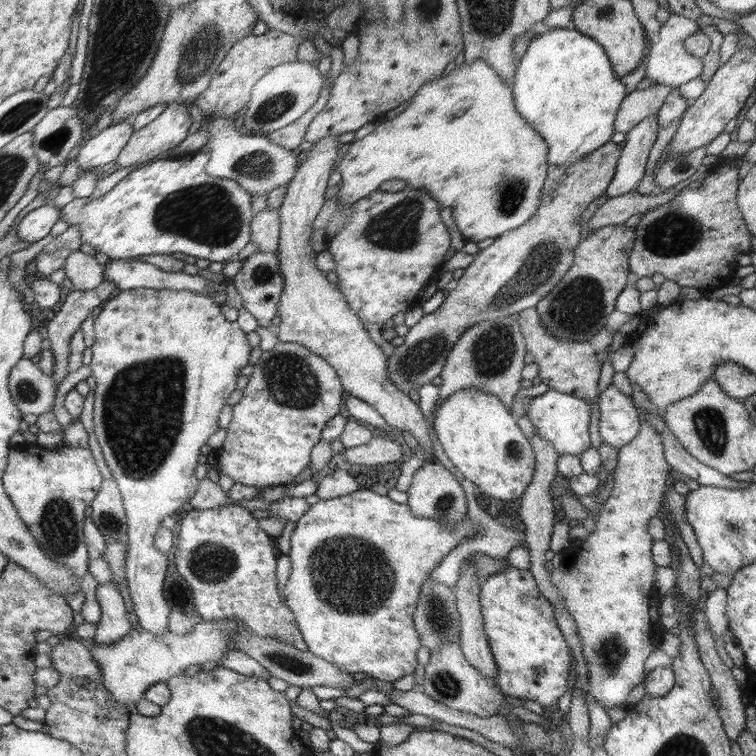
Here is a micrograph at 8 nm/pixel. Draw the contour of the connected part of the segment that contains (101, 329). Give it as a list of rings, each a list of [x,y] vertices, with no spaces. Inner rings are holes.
[[[132,289],[121,291],[118,296],[110,299],[103,307],[102,312],[95,318],[93,327],[95,328],[95,341],[91,346],[93,357],[90,364],[92,369],[91,375],[96,381],[94,388],[94,405],[93,420],[95,424],[95,434],[102,447],[103,456],[106,465],[112,471],[112,478],[118,482],[120,490],[122,490],[122,498],[125,500],[126,519],[129,520],[129,536],[128,552],[126,557],[126,575],[128,582],[128,590],[130,600],[134,605],[134,611],[138,617],[139,624],[144,631],[150,631],[155,635],[163,635],[169,631],[168,622],[170,622],[171,609],[166,603],[164,591],[164,578],[166,578],[167,559],[164,552],[154,548],[154,535],[158,533],[161,522],[167,516],[175,516],[182,510],[183,504],[188,503],[198,491],[198,480],[194,473],[198,467],[198,458],[200,458],[200,448],[206,446],[208,438],[220,428],[219,418],[222,409],[228,404],[230,394],[236,390],[236,380],[238,380],[238,372],[240,368],[244,368],[248,364],[250,358],[250,344],[246,340],[246,334],[238,328],[236,321],[226,320],[220,312],[220,308],[214,304],[212,297],[202,296],[202,293],[195,293],[189,290],[154,290],[154,289]]]

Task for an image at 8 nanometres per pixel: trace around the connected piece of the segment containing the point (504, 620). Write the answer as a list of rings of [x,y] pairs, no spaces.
[[[508,566],[480,585],[483,625],[499,672],[501,692],[534,700],[544,708],[556,704],[568,692],[570,648],[557,625],[556,611],[538,590],[532,571]]]

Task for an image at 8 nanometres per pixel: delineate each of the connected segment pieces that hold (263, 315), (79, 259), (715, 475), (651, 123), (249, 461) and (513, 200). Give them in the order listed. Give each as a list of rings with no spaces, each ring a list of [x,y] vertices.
[[[271,252],[250,255],[243,260],[242,268],[232,277],[232,282],[243,300],[243,307],[257,319],[257,326],[267,328],[277,316],[277,302],[285,290],[277,255]]]
[[[80,249],[69,254],[63,269],[72,281],[74,291],[87,291],[105,281],[105,266],[98,264],[94,255],[85,254]]]
[[[653,410],[648,420],[663,438],[665,459],[670,468],[696,480],[701,486],[717,486],[729,490],[742,491],[748,489],[753,483],[736,482],[730,476],[725,476],[712,468],[696,461],[682,446],[682,443],[673,435],[673,432],[665,425],[663,413]]]
[[[656,114],[650,115],[648,119],[638,123],[632,131],[626,134],[626,144],[619,158],[617,172],[604,196],[611,199],[636,190],[644,176],[646,162],[648,162],[648,156],[656,142],[658,132]]]
[[[278,342],[272,350],[264,351],[258,362],[251,367],[248,372],[250,374],[249,383],[243,390],[243,397],[239,403],[233,406],[233,419],[228,427],[228,432],[223,445],[218,449],[217,468],[216,471],[221,475],[232,478],[234,483],[246,486],[255,486],[257,489],[276,486],[276,484],[288,485],[292,480],[306,470],[306,466],[310,464],[310,450],[321,441],[321,434],[326,428],[326,422],[329,422],[340,412],[340,404],[342,404],[342,384],[340,384],[340,376],[337,369],[326,359],[314,354],[305,346],[294,342]]]
[[[475,61],[470,65],[461,64],[445,75],[439,76],[430,82],[427,82],[411,98],[410,106],[392,120],[378,121],[376,129],[368,134],[365,138],[354,140],[351,143],[349,154],[345,160],[337,166],[338,172],[342,176],[342,187],[339,190],[339,204],[356,204],[361,198],[368,197],[370,193],[379,190],[379,186],[387,180],[403,180],[407,182],[408,187],[421,189],[423,192],[430,192],[432,198],[437,198],[438,202],[446,208],[451,208],[455,224],[460,230],[466,241],[480,242],[486,238],[498,238],[501,234],[521,228],[526,222],[530,221],[537,214],[539,206],[542,205],[542,192],[545,188],[545,181],[549,172],[549,145],[537,134],[534,128],[522,118],[521,113],[517,110],[517,105],[513,101],[513,87],[505,85],[505,79],[500,77],[490,64],[484,61]]]

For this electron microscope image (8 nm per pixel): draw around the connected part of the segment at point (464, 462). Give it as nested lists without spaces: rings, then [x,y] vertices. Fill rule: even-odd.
[[[472,387],[457,390],[437,403],[433,428],[446,456],[461,477],[470,480],[478,491],[491,499],[520,499],[537,473],[536,455],[531,442],[516,426],[515,416],[496,395]]]

